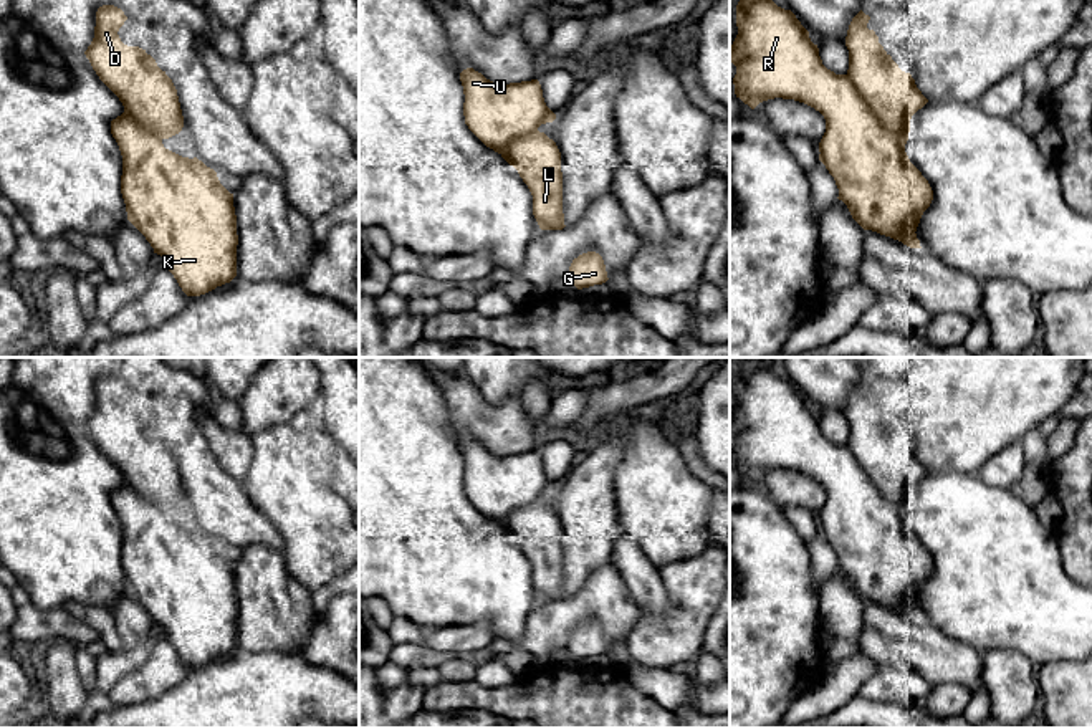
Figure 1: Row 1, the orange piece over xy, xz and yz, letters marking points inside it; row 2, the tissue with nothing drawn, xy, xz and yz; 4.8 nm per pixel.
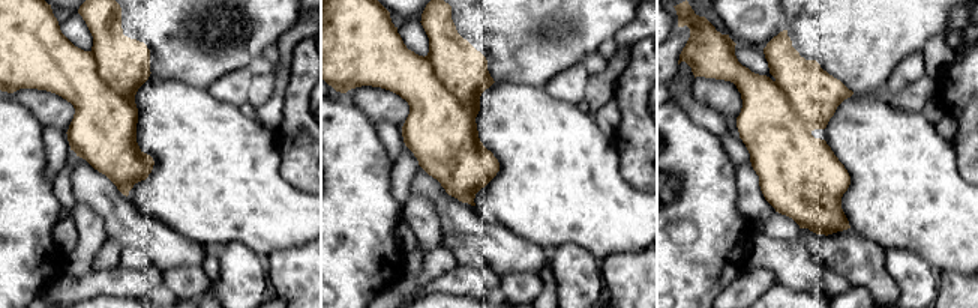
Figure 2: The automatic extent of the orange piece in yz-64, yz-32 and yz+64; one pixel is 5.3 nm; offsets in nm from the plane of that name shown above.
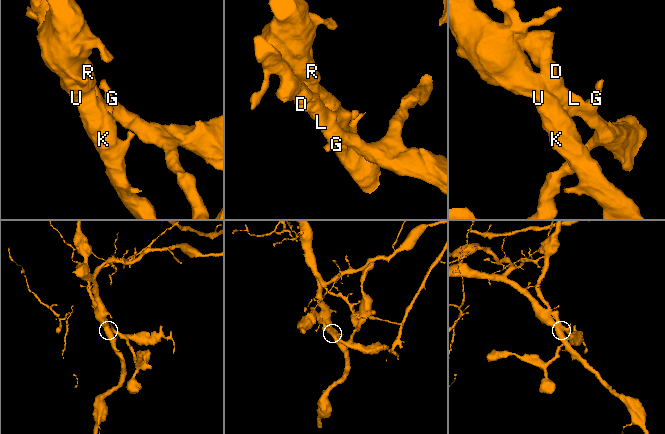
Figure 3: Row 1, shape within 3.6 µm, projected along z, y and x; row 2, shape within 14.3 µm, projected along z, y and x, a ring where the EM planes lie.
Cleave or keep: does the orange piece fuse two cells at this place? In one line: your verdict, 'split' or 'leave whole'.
split

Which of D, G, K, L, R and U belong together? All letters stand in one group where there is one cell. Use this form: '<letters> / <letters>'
D G L / K R U

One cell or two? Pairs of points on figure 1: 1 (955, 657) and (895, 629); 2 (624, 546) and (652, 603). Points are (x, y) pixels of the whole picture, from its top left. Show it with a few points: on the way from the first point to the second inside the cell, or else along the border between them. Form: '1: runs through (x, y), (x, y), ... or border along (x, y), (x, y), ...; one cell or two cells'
1: runs through (940, 657), (919, 642), (910, 641); one cell
2: runs through (627, 560), (647, 589); one cell

